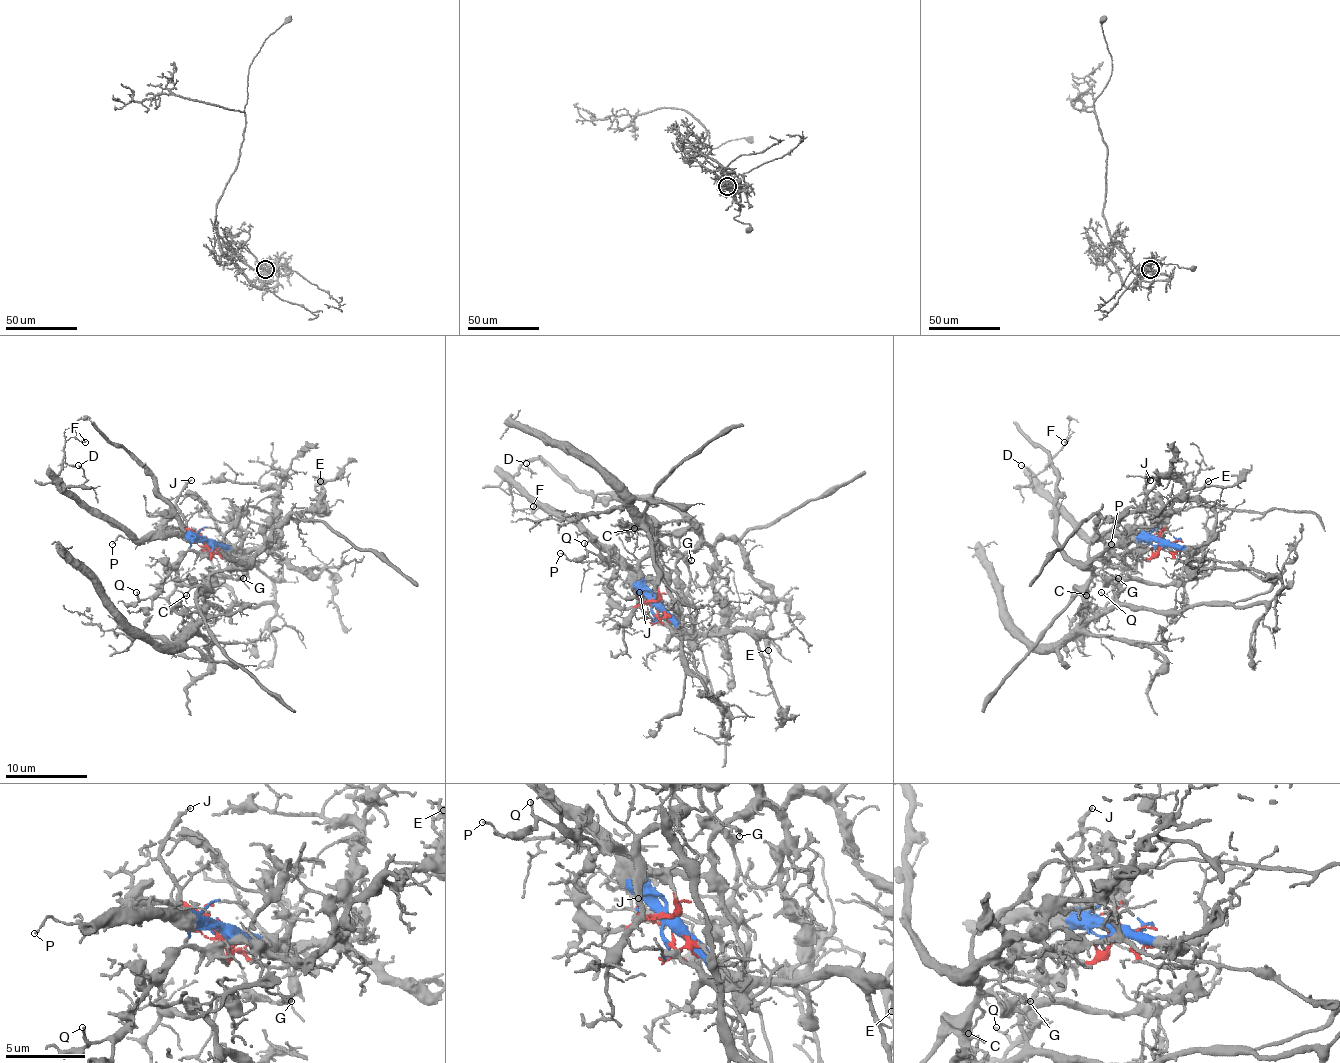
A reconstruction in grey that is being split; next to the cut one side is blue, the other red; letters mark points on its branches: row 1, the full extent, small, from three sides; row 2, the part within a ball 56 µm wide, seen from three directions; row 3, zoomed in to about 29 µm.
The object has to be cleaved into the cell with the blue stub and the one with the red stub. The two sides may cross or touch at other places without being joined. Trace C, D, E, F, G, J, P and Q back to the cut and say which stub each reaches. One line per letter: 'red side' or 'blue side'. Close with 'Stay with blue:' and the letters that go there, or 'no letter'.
C: red side
D: blue side
E: red side
F: blue side
G: red side
J: blue side
P: blue side
Q: red side
Stay with blue: D, F, J, P

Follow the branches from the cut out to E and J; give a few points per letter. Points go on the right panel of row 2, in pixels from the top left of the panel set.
E: (1163, 538), (1145, 559), (1137, 548), (1108, 557), (1096, 524), (1163, 508), (1174, 498), (1192, 500), (1208, 481)
J: (1163, 538), (1143, 538), (1133, 528), (1149, 479)

